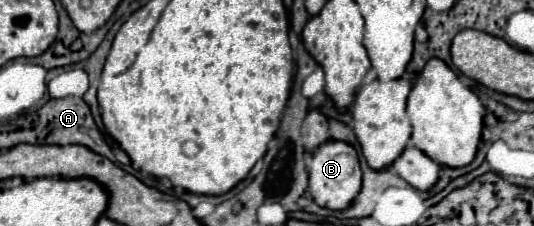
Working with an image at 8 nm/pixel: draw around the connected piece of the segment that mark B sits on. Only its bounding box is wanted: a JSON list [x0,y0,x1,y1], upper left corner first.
[308,140,362,210]

